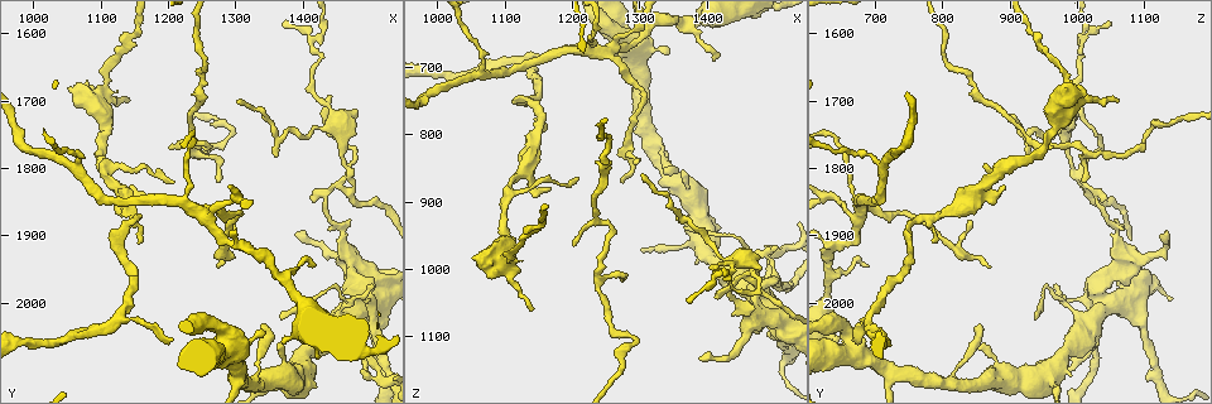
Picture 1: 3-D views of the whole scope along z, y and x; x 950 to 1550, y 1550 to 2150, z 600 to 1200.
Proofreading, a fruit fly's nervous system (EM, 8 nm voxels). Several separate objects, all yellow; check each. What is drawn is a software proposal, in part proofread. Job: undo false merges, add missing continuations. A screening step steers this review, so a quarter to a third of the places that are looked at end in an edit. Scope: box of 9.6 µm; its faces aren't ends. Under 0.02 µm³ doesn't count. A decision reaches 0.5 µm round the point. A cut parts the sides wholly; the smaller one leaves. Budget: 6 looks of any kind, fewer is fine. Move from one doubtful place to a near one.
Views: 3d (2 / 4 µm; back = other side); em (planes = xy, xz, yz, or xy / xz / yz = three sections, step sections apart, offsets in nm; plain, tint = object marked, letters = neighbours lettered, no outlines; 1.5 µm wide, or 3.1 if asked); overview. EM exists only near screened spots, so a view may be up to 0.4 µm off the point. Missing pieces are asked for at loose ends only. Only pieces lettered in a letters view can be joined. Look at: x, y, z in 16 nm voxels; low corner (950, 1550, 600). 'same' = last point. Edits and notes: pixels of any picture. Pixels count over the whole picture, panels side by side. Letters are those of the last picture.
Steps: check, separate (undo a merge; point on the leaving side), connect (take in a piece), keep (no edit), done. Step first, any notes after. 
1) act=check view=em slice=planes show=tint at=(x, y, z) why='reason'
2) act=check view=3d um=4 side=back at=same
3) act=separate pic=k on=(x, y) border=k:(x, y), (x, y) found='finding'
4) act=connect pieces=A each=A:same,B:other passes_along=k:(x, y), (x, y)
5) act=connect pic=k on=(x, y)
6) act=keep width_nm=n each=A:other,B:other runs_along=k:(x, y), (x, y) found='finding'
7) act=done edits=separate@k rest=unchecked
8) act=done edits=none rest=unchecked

act=check view=3d um=4 side=back at=(1165, 1840, 880) why='tapers out'

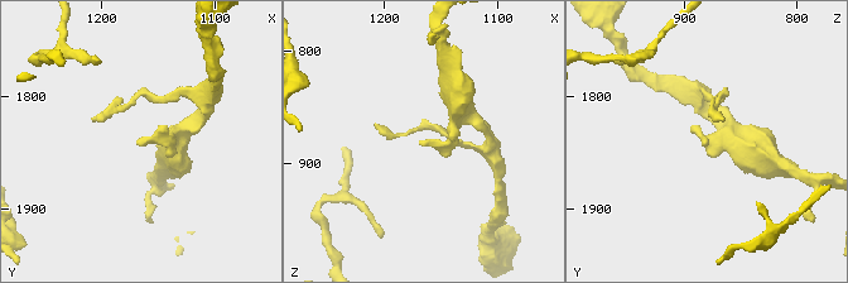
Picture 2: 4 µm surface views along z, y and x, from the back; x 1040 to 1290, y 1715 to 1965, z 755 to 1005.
act=check view=em slice=planes show=tint at=(1168, 1842, 878) why='need the tissue'

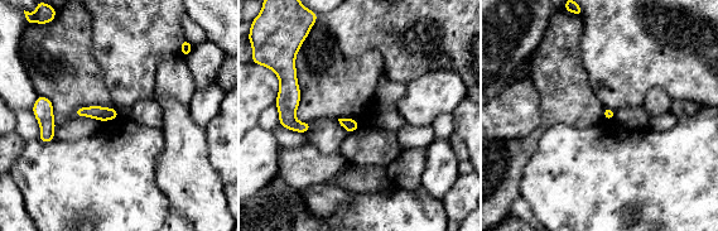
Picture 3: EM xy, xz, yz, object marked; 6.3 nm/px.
act=check view=em slice=planes show=letters at=same why='what lies round it'

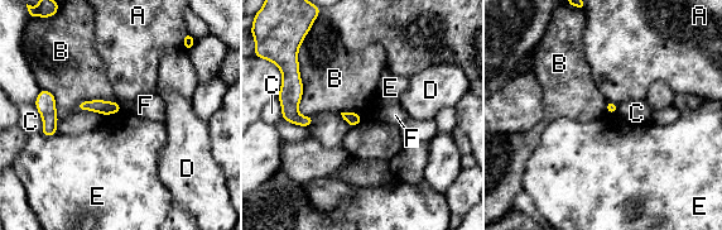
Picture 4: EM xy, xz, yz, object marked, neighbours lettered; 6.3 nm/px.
act=keep longest_contact=B:420nm each=A:other,B:other,C:other,D:other,E:other,F:other found='none of them fits'

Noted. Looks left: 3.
act=check view=3d um=2 at=(1070, 1690, 1015) why='branch stops here'

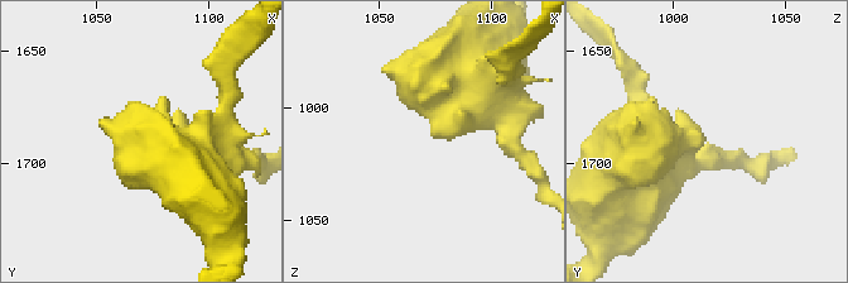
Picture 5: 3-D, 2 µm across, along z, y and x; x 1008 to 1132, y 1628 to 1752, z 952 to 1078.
act=check view=em slice=planes show=letters at=(1074, 1686, 1012)

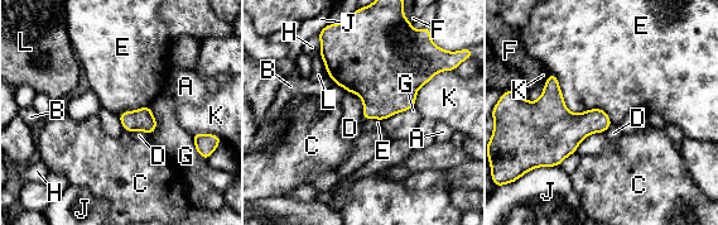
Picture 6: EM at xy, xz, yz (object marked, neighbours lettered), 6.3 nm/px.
act=keep each=A:other,B:other,C:other,D:other,E:other,F:other,G:other,H:other,J:other,K:other,L:other found='none of them fits'

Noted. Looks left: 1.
act=check view=em slice=planes show=letters at=(1280, 1820, 1010) why='thin end'

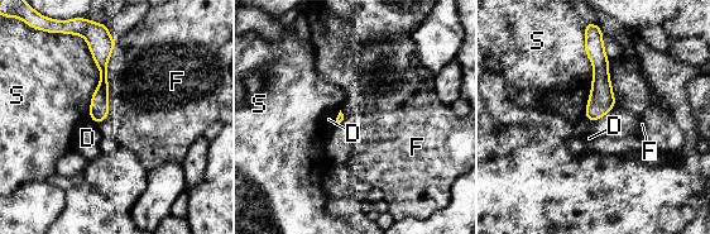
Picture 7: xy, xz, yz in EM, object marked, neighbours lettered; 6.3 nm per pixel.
act=keep each=D:other,F:other,S:other runs_along=7:(111, 44), (102, 53), (97, 119) found='none of them fits'

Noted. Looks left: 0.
act=done edits=none rest=unchecked

